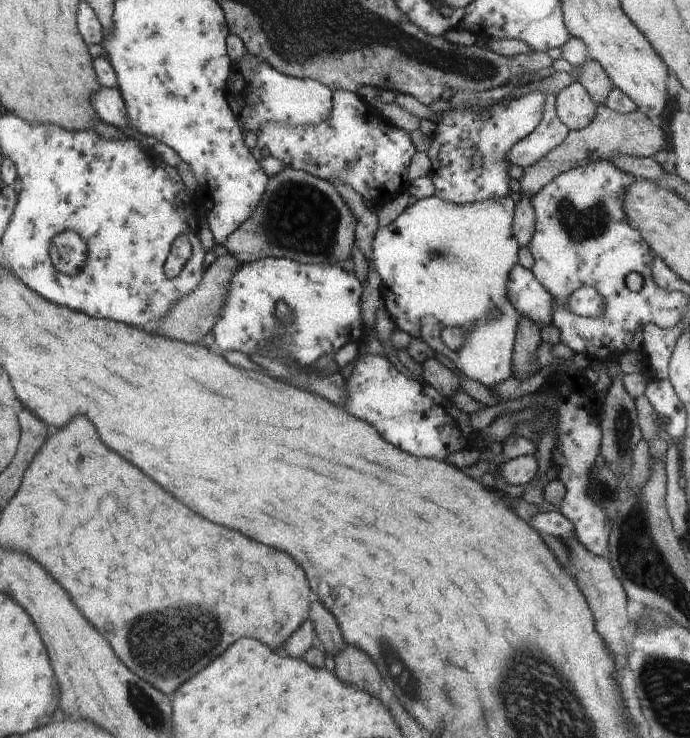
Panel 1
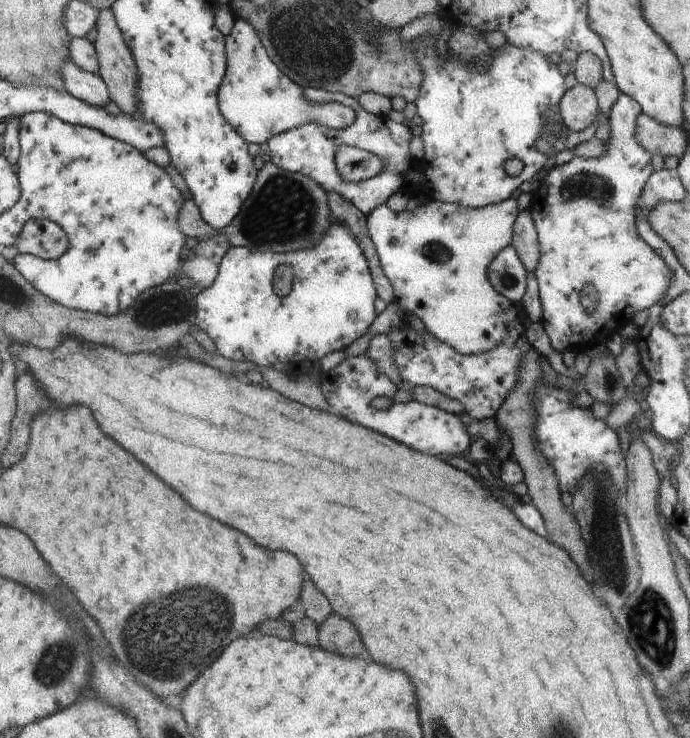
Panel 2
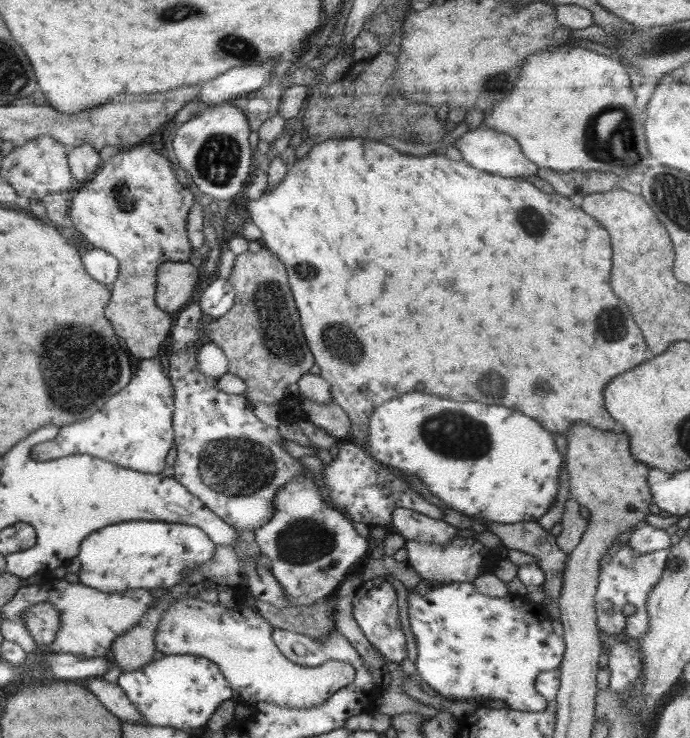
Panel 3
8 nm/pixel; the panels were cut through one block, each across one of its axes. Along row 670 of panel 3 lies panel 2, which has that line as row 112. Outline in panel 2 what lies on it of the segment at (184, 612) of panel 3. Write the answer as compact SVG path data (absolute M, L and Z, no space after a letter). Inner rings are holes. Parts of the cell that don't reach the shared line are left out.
M237 15L233 29L225 36L225 51L227 67L218 92L219 109L248 144L262 144L277 134L308 123L336 130L354 122L355 112L349 106L334 101L310 104L304 97L306 89L292 82L272 62L252 25L238 19Z

